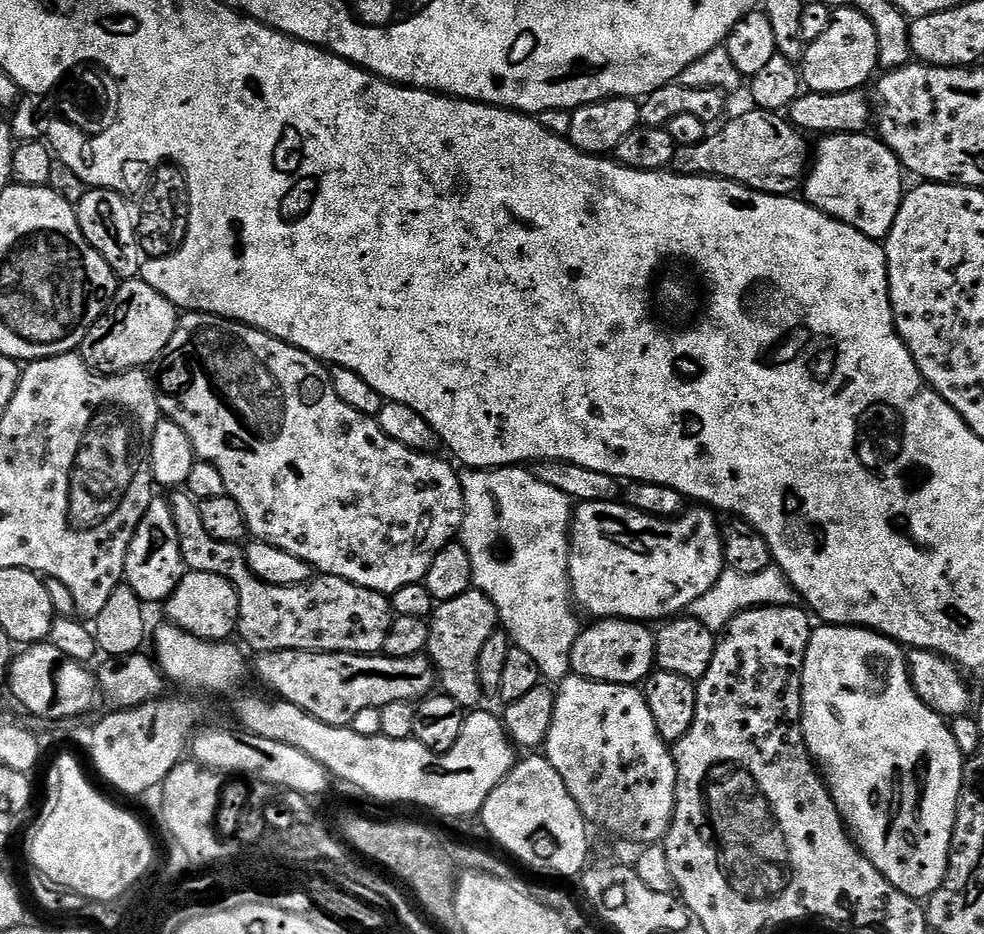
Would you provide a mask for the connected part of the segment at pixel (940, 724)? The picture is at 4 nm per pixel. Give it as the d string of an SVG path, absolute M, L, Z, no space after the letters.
M813 627L804 659L800 693L804 699L804 711L800 717L800 724L804 727L804 741L808 747L808 753L811 754L824 783L828 785L828 793L831 794L834 806L844 820L844 827L848 829L856 847L895 888L902 890L902 894L913 896L919 901L932 896L942 886L948 869L948 851L952 845L952 831L956 825L956 807L960 801L966 758L960 752L958 742L954 742L954 734L946 723L945 717L926 707L912 688L908 677L908 657L905 649L889 636L883 636L882 633L874 632L870 628Z

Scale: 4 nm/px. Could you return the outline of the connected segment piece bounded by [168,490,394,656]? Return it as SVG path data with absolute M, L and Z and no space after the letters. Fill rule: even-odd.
M173 491L168 505L174 514L174 526L178 530L185 569L218 574L234 586L240 599L238 636L253 648L253 653L282 650L349 652L355 656L383 653L386 634L390 634L394 619L392 601L385 593L323 574L307 584L270 586L252 573L240 544L218 542L210 538L206 526L202 526L200 505L187 491Z

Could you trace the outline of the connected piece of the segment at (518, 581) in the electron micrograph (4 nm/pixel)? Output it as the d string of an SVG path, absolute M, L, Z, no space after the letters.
M524 466L474 468L460 476L460 485L464 491L464 521L458 540L464 545L466 554L470 554L473 585L494 602L503 631L515 647L526 650L526 654L534 658L541 677L553 682L566 679L572 672L570 653L582 631L572 598L572 582L568 578L573 500L562 494L562 490L546 486L546 482L536 477L535 471Z

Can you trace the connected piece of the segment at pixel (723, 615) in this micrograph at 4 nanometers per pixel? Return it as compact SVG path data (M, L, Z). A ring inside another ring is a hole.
M725 567L718 582L714 582L714 586L710 586L710 590L706 590L706 594L702 594L702 598L692 604L690 616L691 619L702 622L706 630L720 634L735 616L748 612L751 608L790 608L797 600L794 586L778 567L762 570L762 574L738 574L738 570Z

